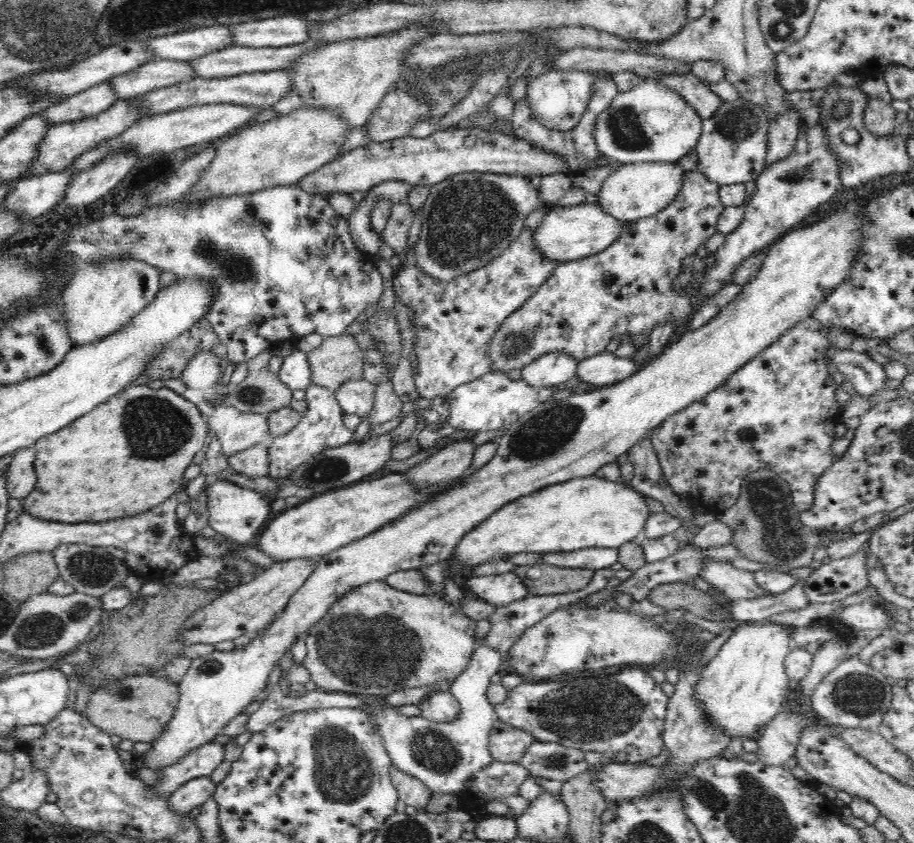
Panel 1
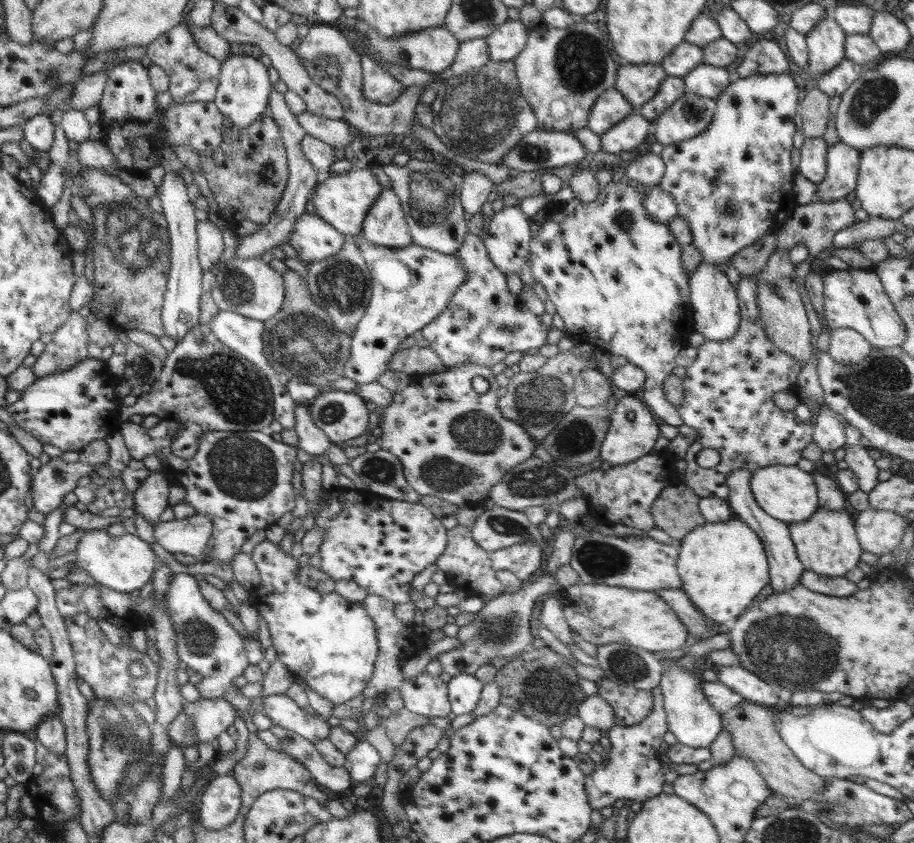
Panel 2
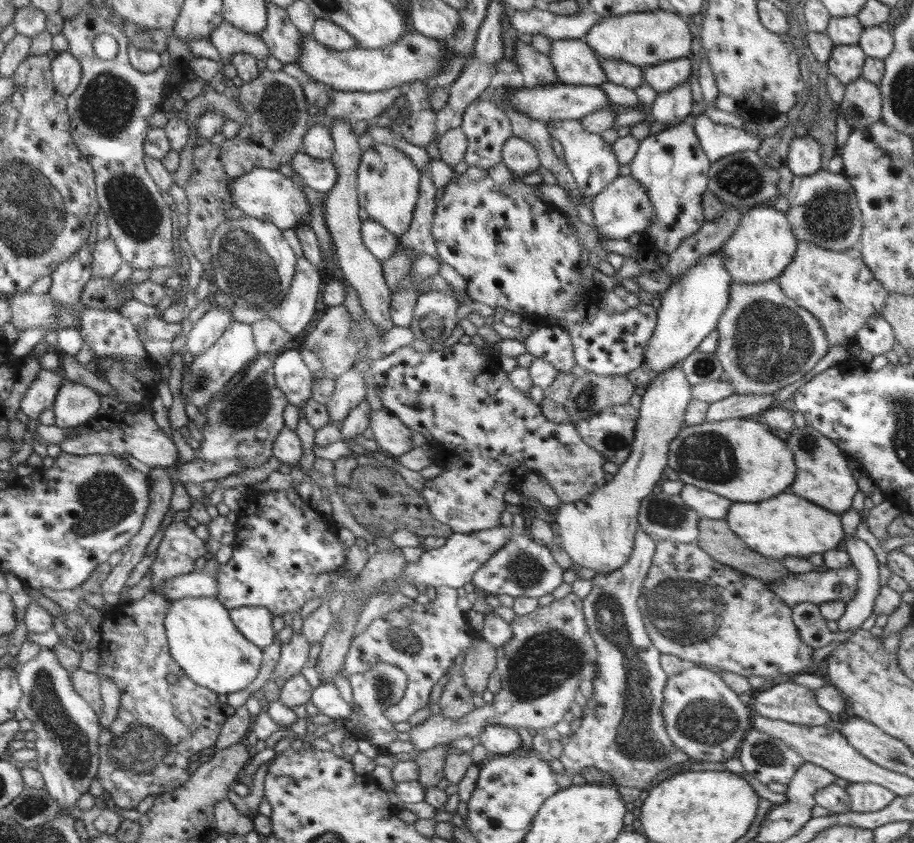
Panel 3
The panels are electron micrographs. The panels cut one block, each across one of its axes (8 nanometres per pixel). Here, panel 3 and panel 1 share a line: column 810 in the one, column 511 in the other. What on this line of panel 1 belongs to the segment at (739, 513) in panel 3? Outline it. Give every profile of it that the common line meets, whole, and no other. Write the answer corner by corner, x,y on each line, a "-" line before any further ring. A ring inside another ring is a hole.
595,474
592,476
573,478
572,480
546,486
536,492
522,496
514,502
502,505
492,514
488,521
482,522
472,533
465,534
464,539
456,548
455,554
449,559
460,565
480,566
494,560
501,560
509,555
526,553
568,553
574,550
592,548
616,548
640,540
646,527
650,508
640,491
631,484
621,480
611,481

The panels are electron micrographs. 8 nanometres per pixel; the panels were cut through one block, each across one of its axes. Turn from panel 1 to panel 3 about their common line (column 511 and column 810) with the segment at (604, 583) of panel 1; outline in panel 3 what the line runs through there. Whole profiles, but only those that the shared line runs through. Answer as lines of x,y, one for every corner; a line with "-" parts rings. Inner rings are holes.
800,603
796,604
791,610
792,622
796,625
802,642
814,651
827,646
832,641
841,643
854,633
854,631
830,631
826,626
827,620
822,618
817,604

